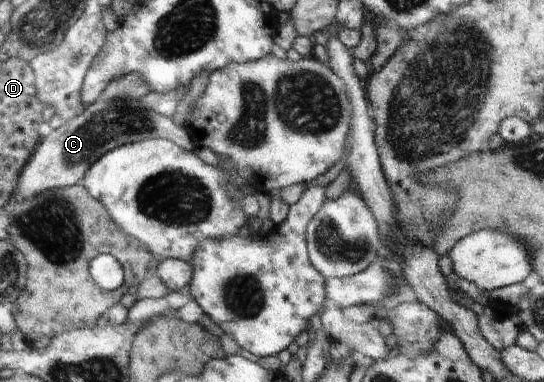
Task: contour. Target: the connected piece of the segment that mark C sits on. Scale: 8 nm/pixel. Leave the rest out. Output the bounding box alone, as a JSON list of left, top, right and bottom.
[17,98,195,199]

